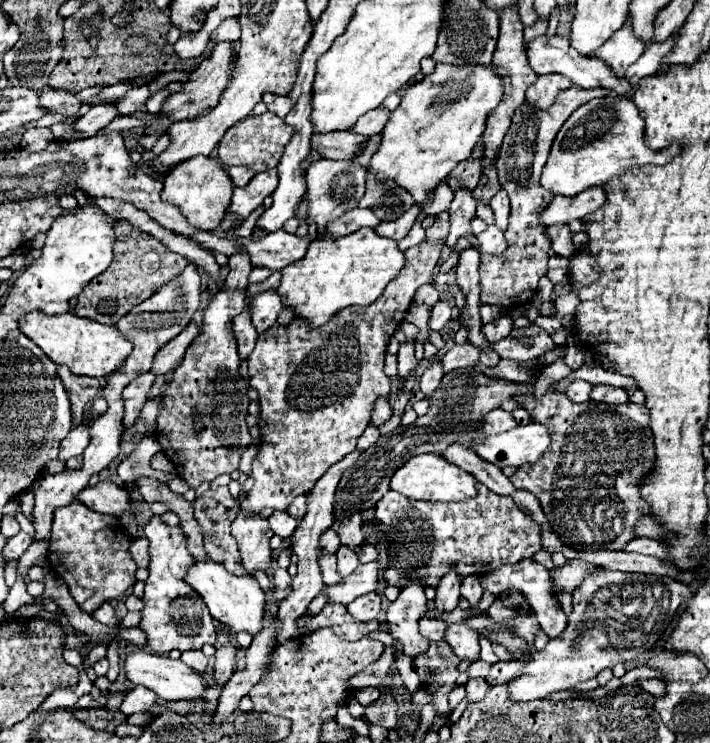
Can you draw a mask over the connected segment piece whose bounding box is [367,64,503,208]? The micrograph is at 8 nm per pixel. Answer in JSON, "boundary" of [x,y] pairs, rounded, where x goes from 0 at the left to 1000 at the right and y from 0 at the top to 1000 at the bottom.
{"boundary":[[[615,86],[610,100],[599,102],[593,110],[585,110],[573,118],[565,140],[554,148],[548,167],[539,175],[537,197],[525,207],[517,229],[531,237],[531,242],[551,242],[559,250],[570,253],[582,269],[596,280],[601,272],[604,258],[615,253],[621,242],[652,215],[661,213],[669,194],[675,191],[689,151],[706,137],[708,129],[708,108],[700,102],[697,92],[692,89],[635,89],[635,86]]]}

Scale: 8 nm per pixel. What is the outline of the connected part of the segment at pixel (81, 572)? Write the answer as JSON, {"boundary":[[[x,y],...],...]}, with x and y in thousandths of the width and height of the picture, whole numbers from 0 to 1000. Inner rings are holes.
{"boundary":[[[111,673],[80,684],[75,697],[69,751],[77,770],[97,786],[100,802],[123,826],[131,826],[145,810],[170,805],[193,783],[190,756],[182,746],[185,724],[168,708],[168,700],[125,686]]]}

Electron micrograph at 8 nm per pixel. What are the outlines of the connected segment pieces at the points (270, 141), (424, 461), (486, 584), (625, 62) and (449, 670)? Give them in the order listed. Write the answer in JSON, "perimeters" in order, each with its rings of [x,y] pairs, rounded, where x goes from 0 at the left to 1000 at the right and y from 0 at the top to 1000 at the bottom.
{"perimeters":[[[[373,151],[368,156],[348,156],[328,172],[323,172],[306,199],[306,210],[317,223],[348,223],[359,231],[376,231],[382,226],[390,226],[399,199],[413,183],[413,172],[401,167],[393,156],[385,156],[382,151]]],[[[590,611],[576,616],[565,630],[559,630],[551,641],[548,657],[582,670],[582,673],[610,673],[610,676],[646,676],[666,670],[669,662],[669,643],[655,633],[627,622],[618,611]]],[[[748,751],[734,754],[728,759],[714,759],[714,762],[697,767],[697,770],[689,770],[689,773],[677,775],[677,789],[680,789],[680,794],[692,794],[697,799],[717,797],[717,794],[734,794],[739,799],[739,808],[745,810],[745,816],[756,826],[756,837],[762,840],[768,853],[773,853],[776,859],[787,856],[796,848],[796,843],[799,843],[799,829],[790,821],[787,810],[779,805],[779,786],[776,786],[773,770],[762,759],[751,756]]],[[[883,30],[875,40],[869,40],[861,48],[858,57],[852,57],[841,70],[835,70],[835,75],[852,81],[852,86],[863,92],[866,102],[877,102],[886,86],[892,86],[906,67],[908,67],[908,59],[903,59],[903,54],[892,48],[892,38],[886,38],[886,30]]],[[[607,864],[604,878],[582,886],[582,899],[593,915],[593,923],[607,929],[610,950],[615,961],[632,961],[630,937],[641,923],[646,910],[646,886],[638,883],[638,875],[630,864]]]]}

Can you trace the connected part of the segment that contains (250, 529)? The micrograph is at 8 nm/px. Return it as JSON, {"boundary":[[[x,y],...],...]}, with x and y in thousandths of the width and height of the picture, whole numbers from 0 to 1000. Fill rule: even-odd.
{"boundary":[[[337,684],[334,697],[325,703],[325,719],[337,732],[337,743],[348,773],[382,764],[379,724],[385,721],[385,713],[379,711],[379,703],[368,697],[368,692],[342,689]]]}

